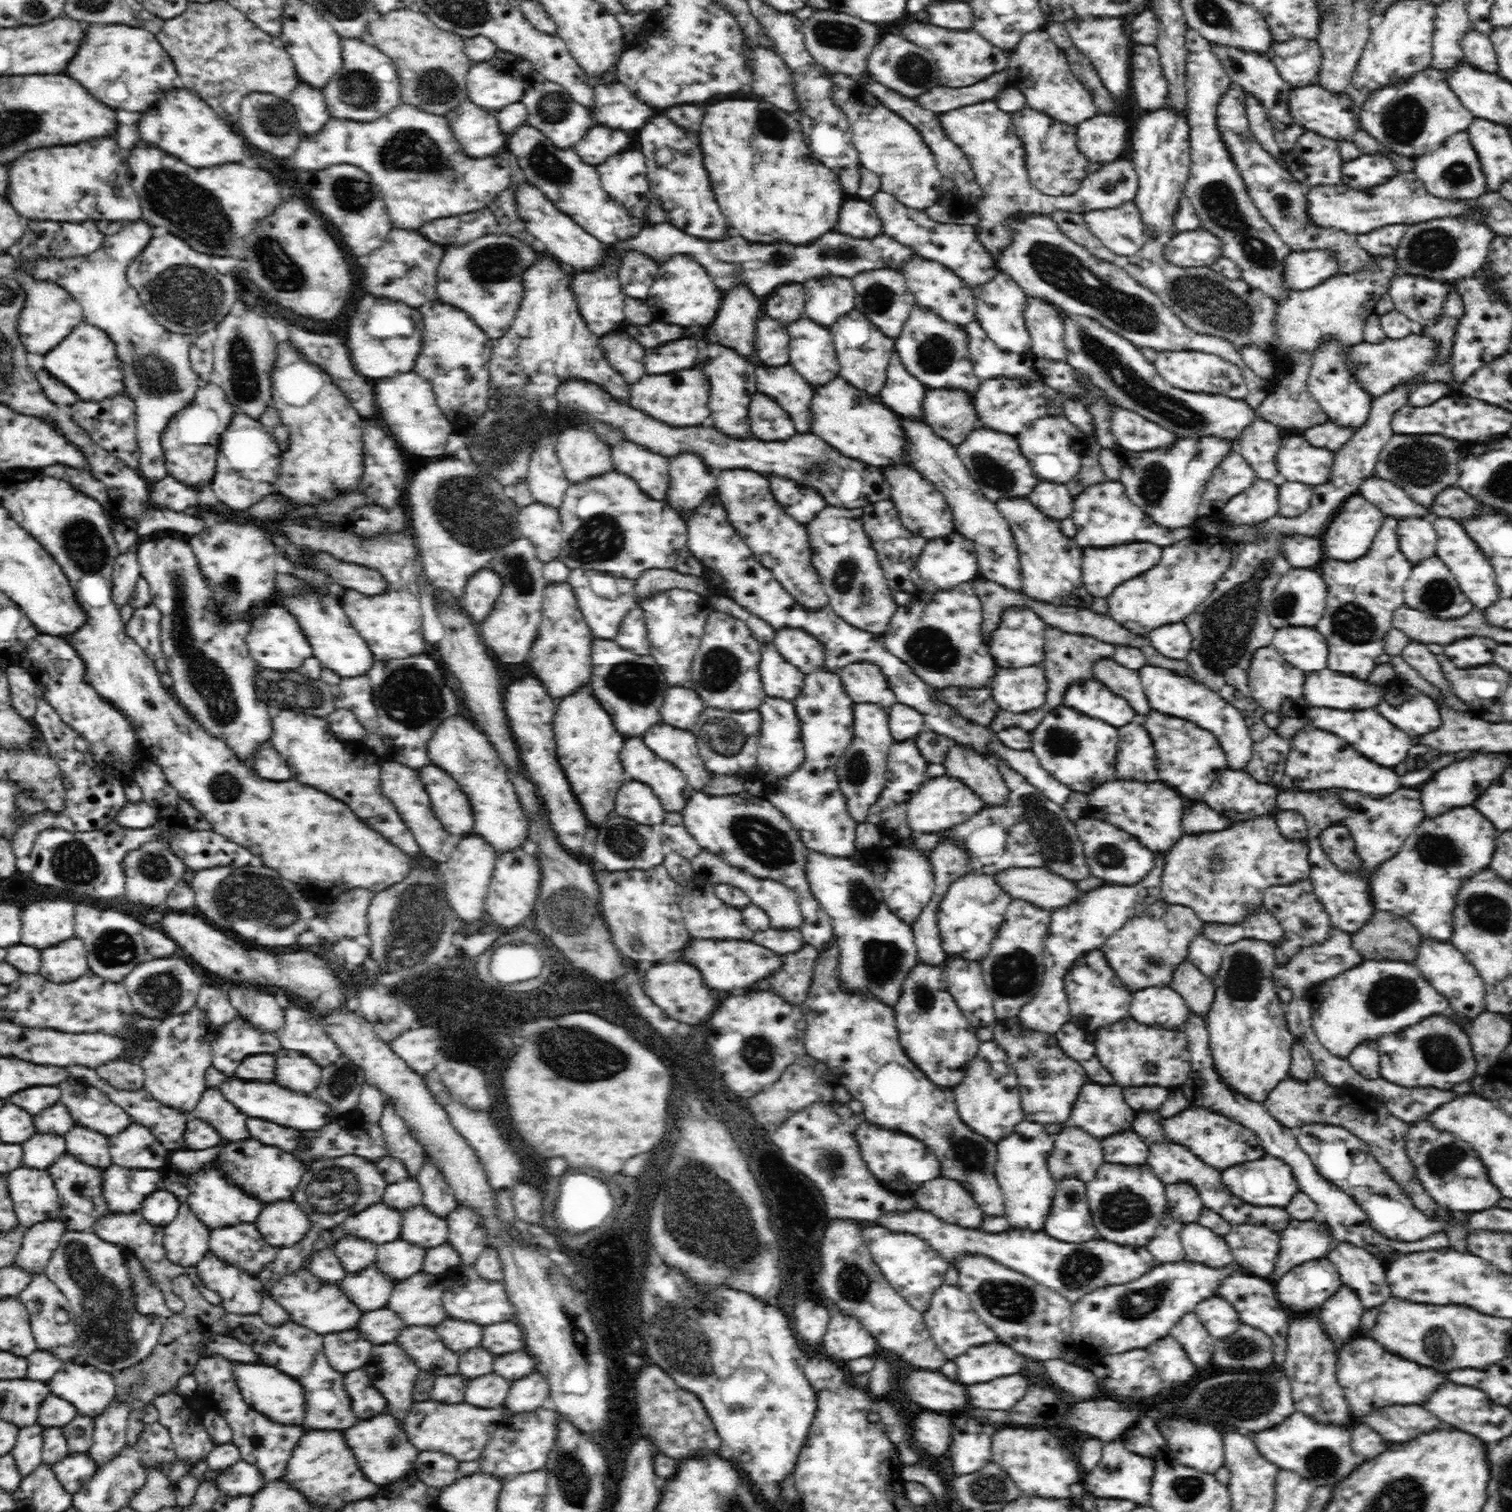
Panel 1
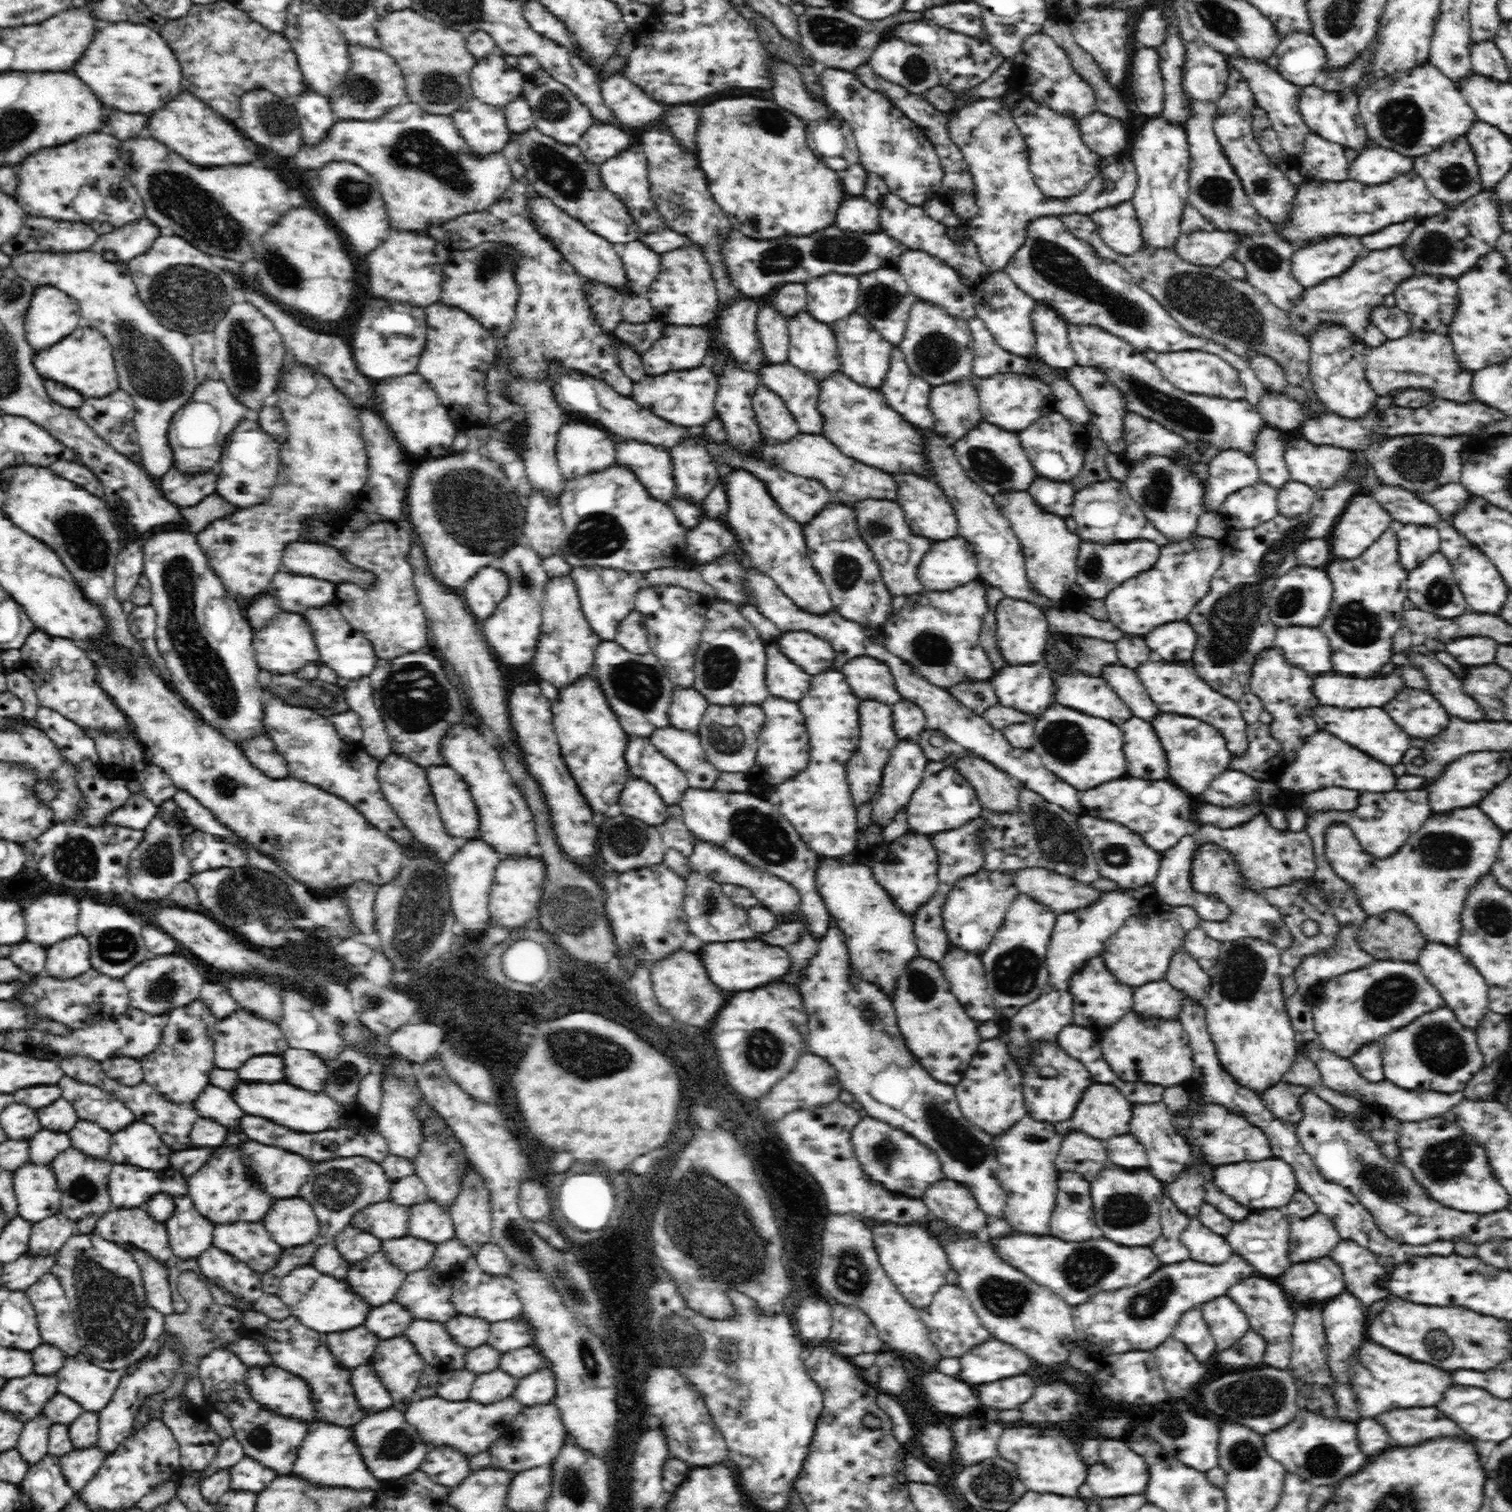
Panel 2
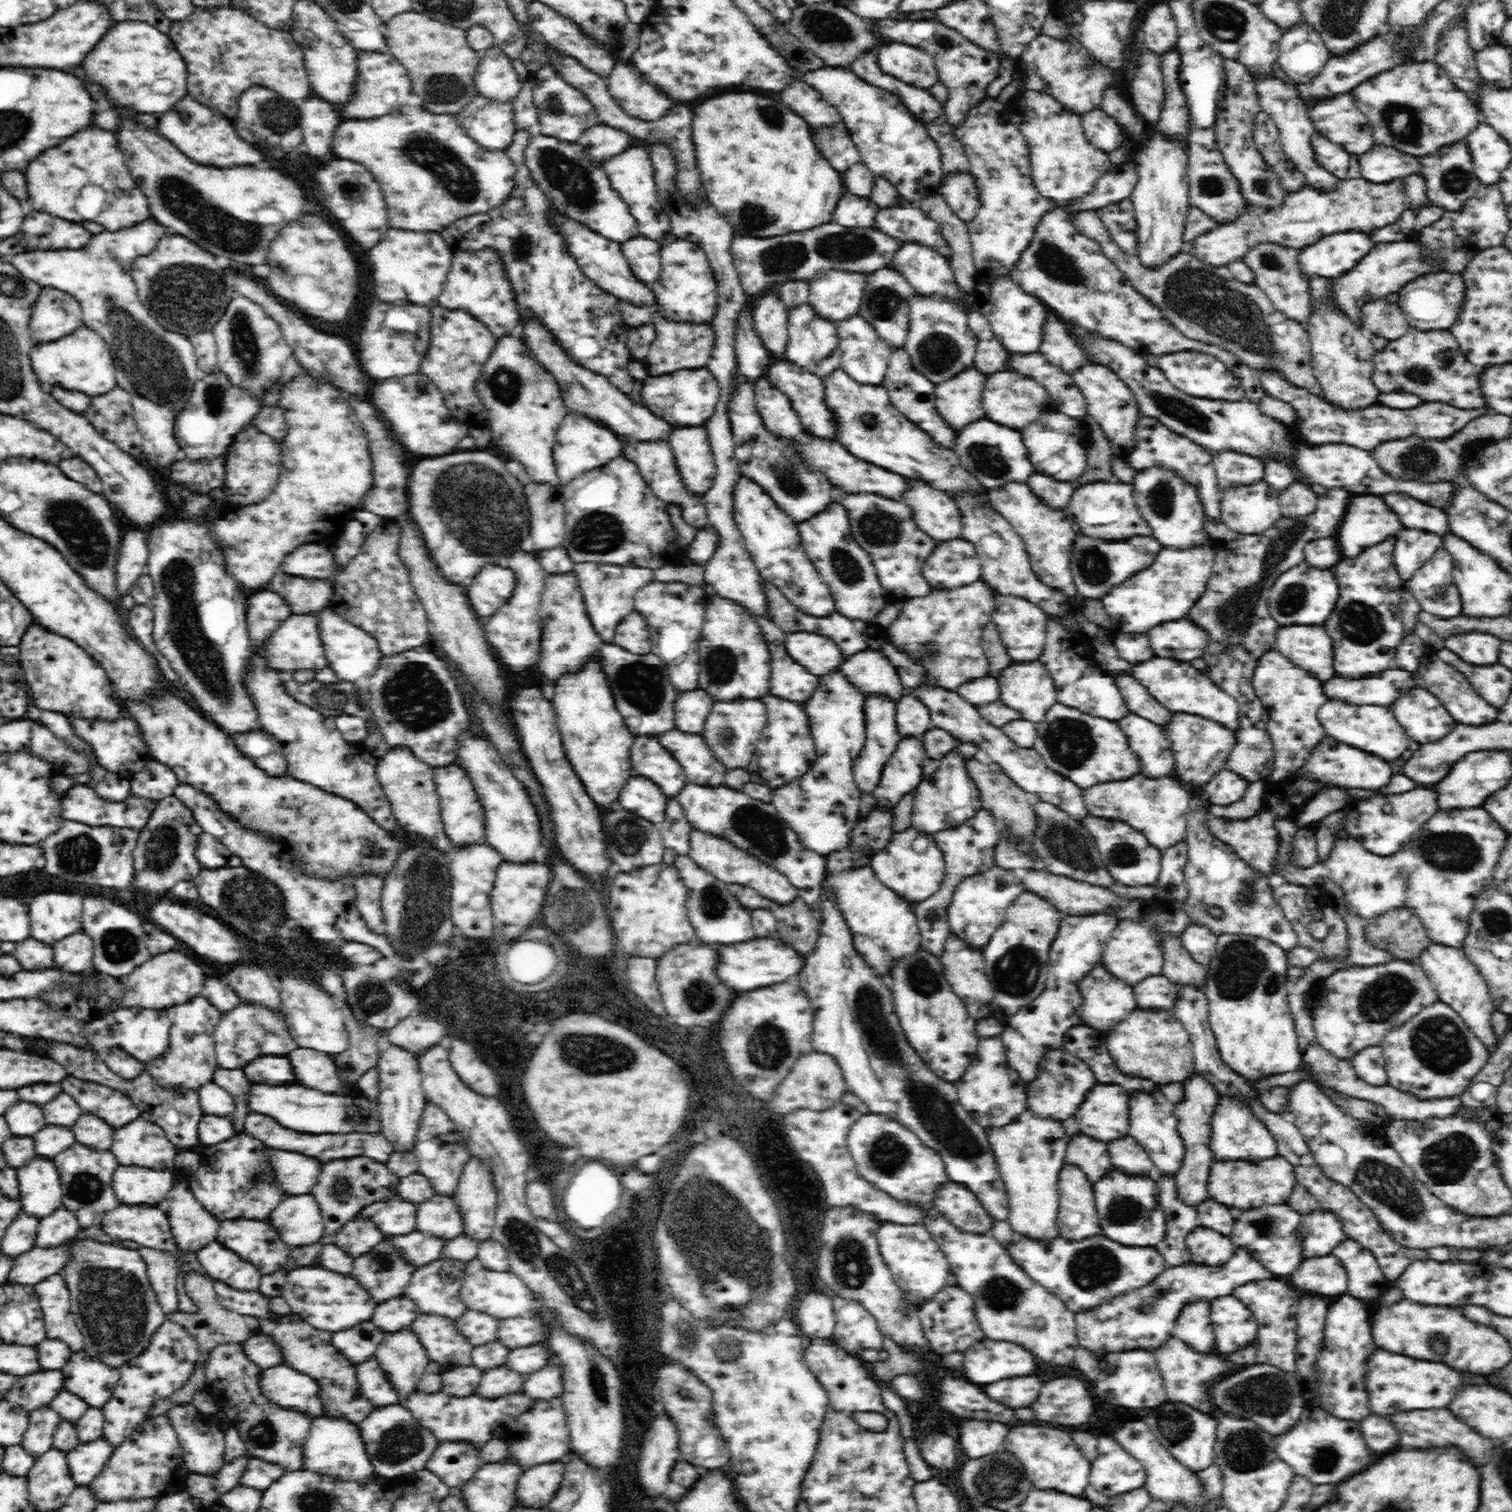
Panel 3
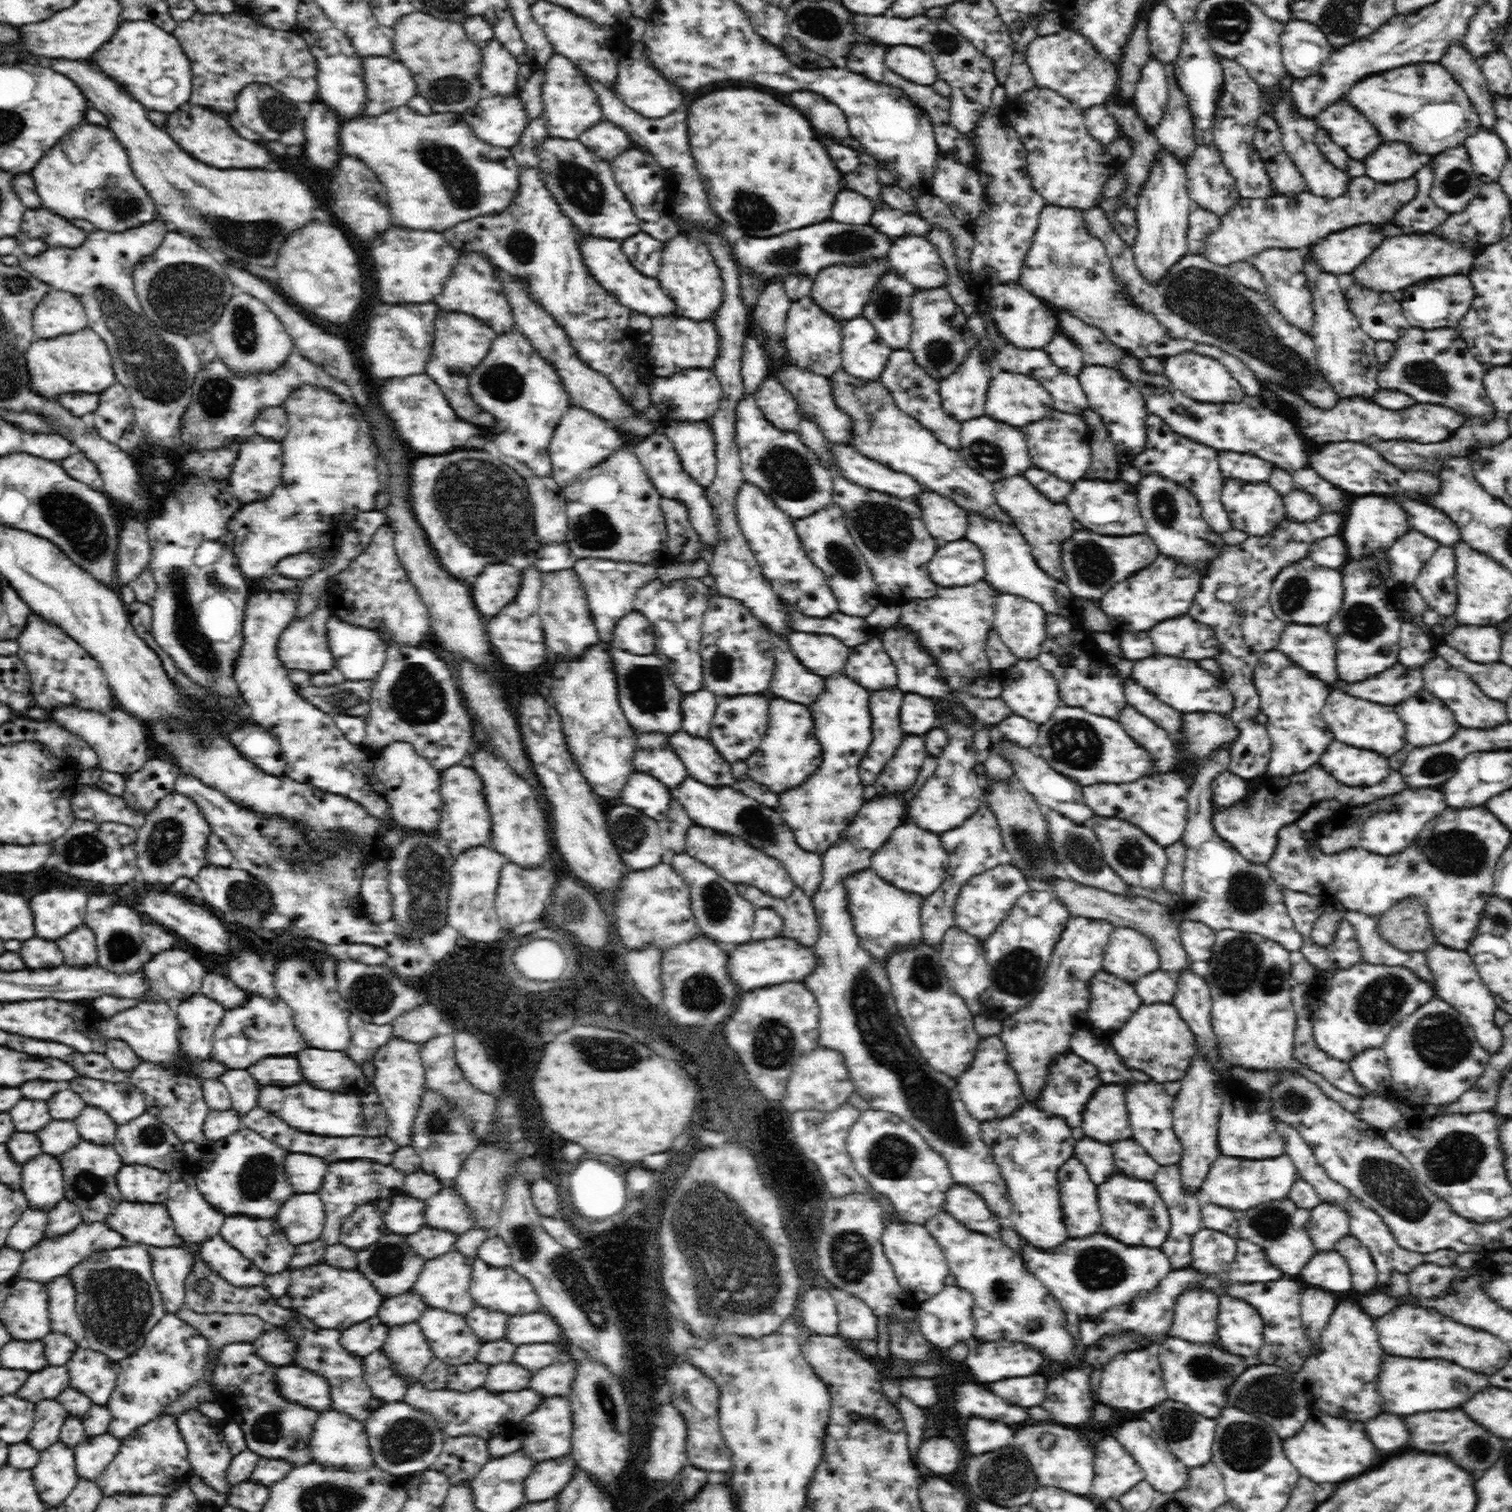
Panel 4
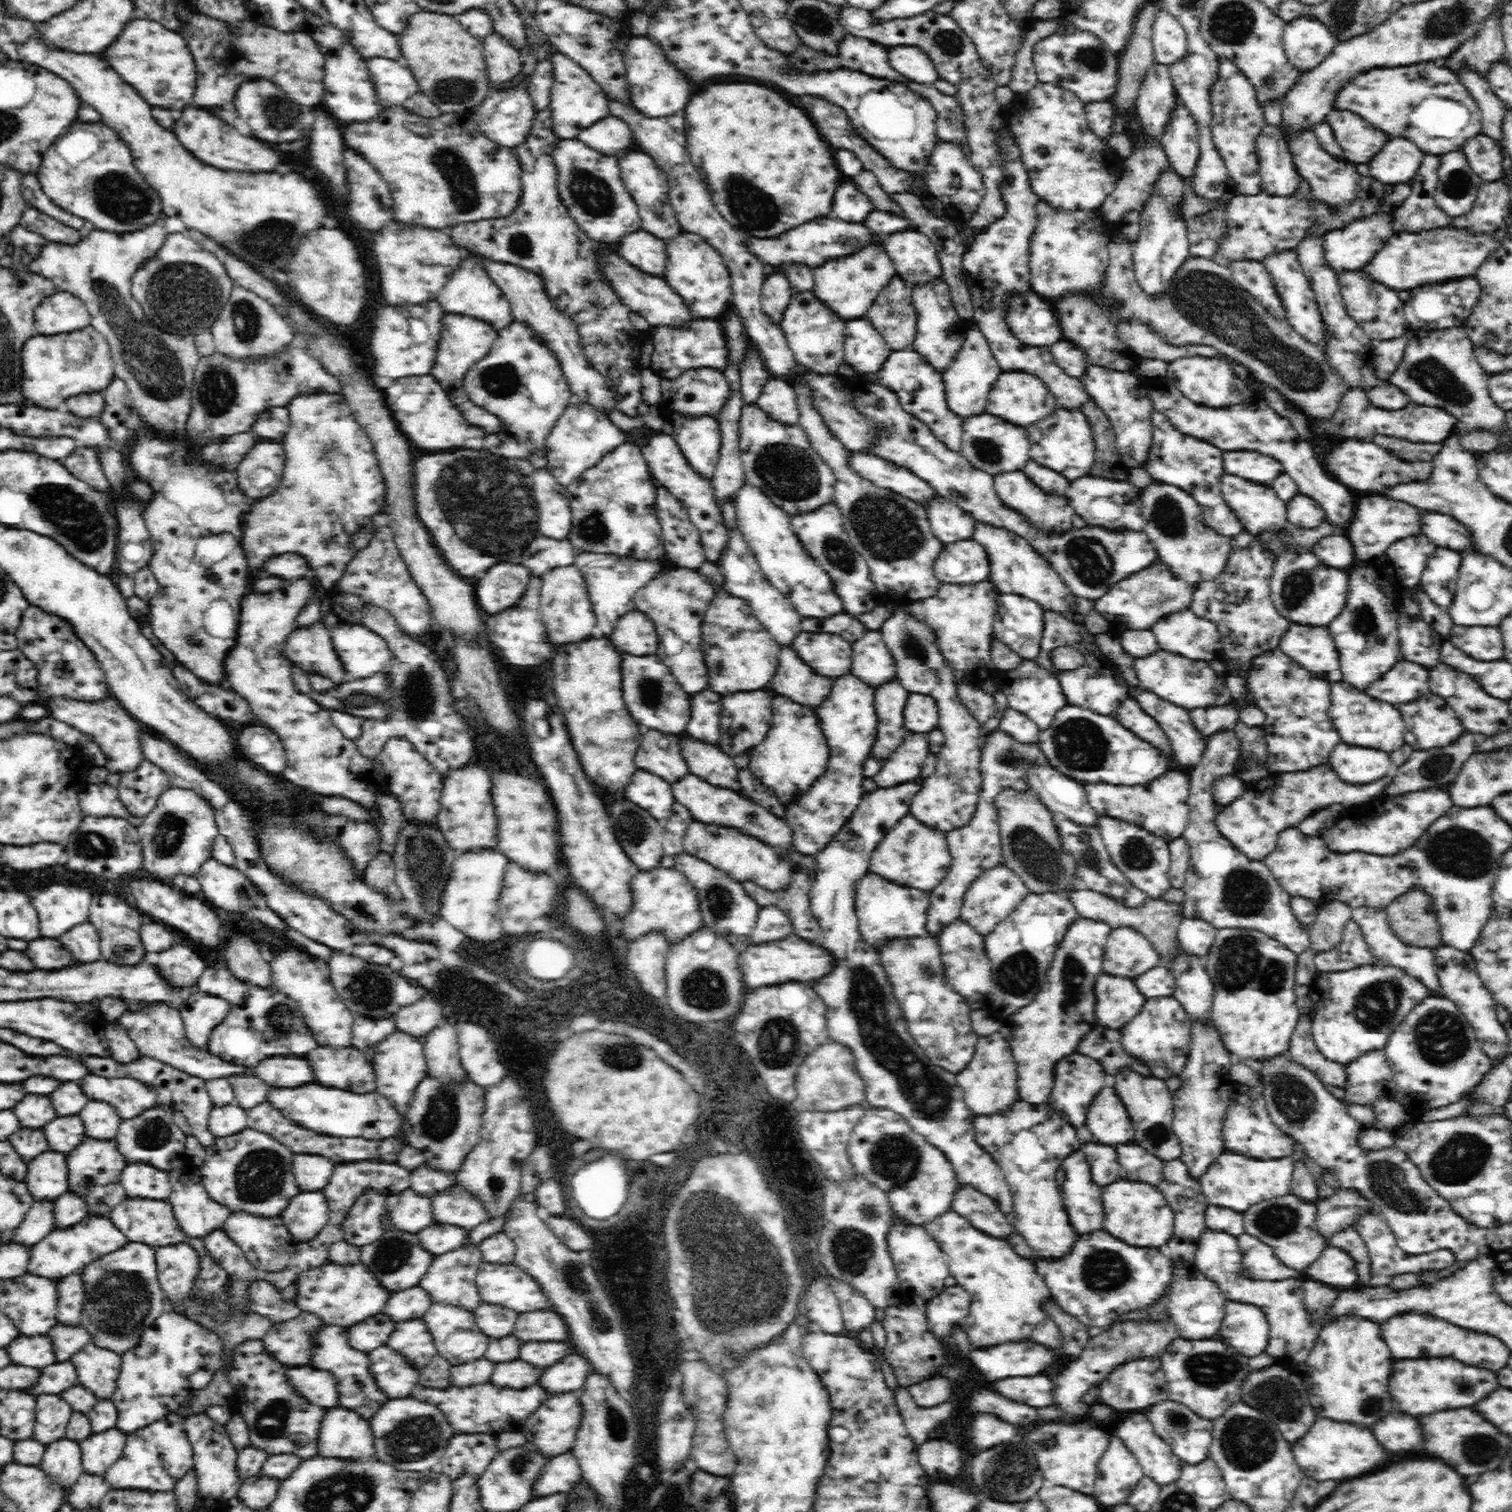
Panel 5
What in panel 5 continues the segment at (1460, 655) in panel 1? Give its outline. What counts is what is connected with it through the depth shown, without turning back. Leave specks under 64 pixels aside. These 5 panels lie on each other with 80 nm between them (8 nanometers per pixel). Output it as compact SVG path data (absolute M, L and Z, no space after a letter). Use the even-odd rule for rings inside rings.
M1452 628L1452 644L1476 660L1504 658L1504 644L1498 628Z

